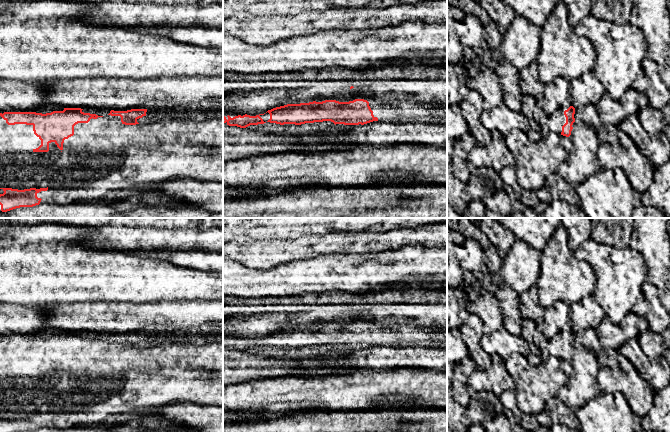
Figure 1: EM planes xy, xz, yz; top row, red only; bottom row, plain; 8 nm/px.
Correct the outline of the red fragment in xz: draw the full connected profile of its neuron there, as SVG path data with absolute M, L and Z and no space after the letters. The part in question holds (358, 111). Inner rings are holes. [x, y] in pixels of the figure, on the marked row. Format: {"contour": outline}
{"contour": "M223 95L223 123L246 128L266 122L280 125L331 121L344 125L364 125L373 121L447 123L447 102L368 102L355 99L349 102L325 100L287 104L256 116L247 115L241 108L241 95Z"}

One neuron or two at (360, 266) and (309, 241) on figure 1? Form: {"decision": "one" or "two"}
{"decision": "two"}

